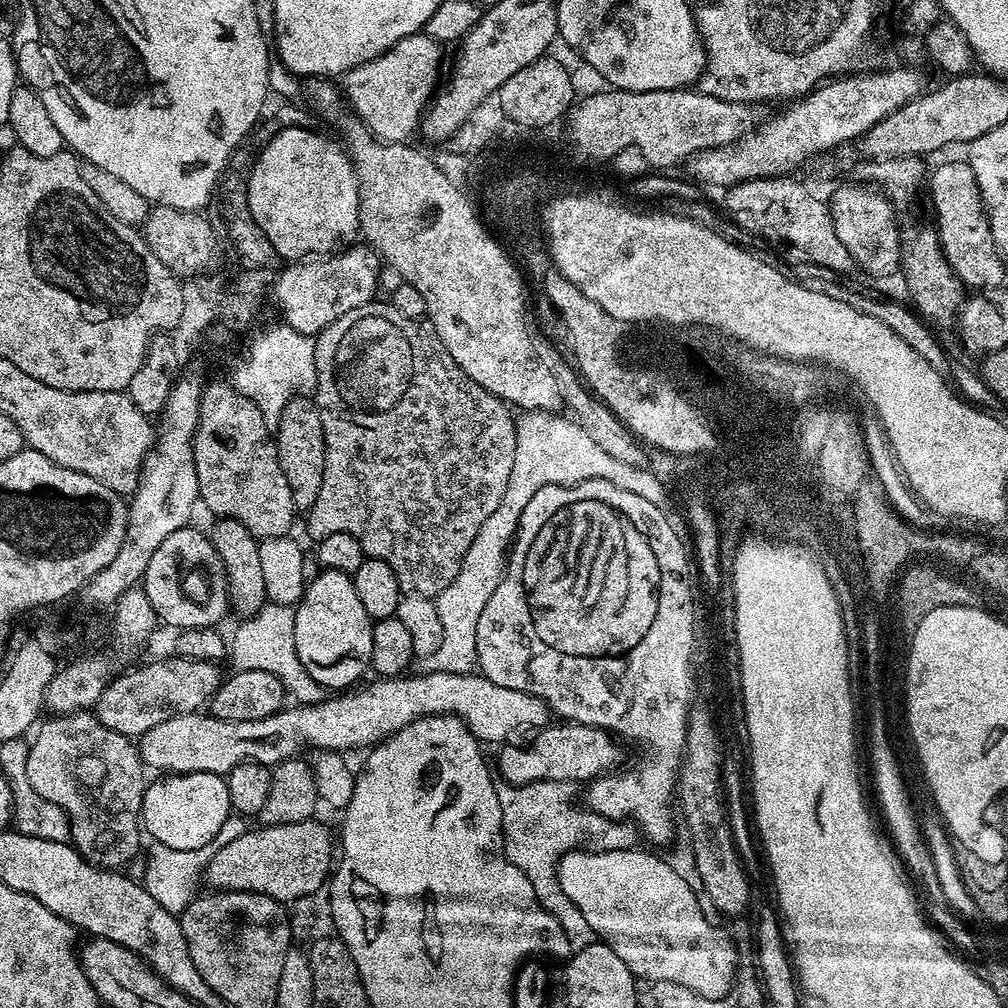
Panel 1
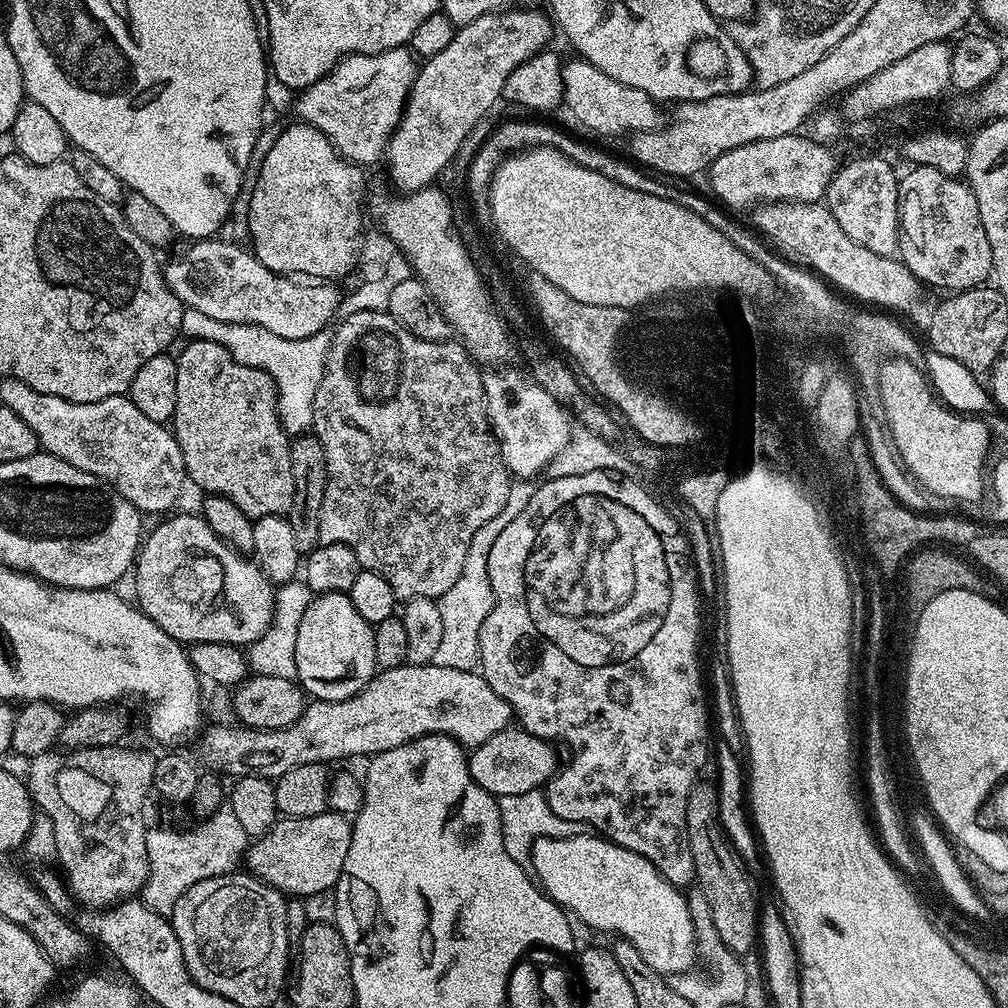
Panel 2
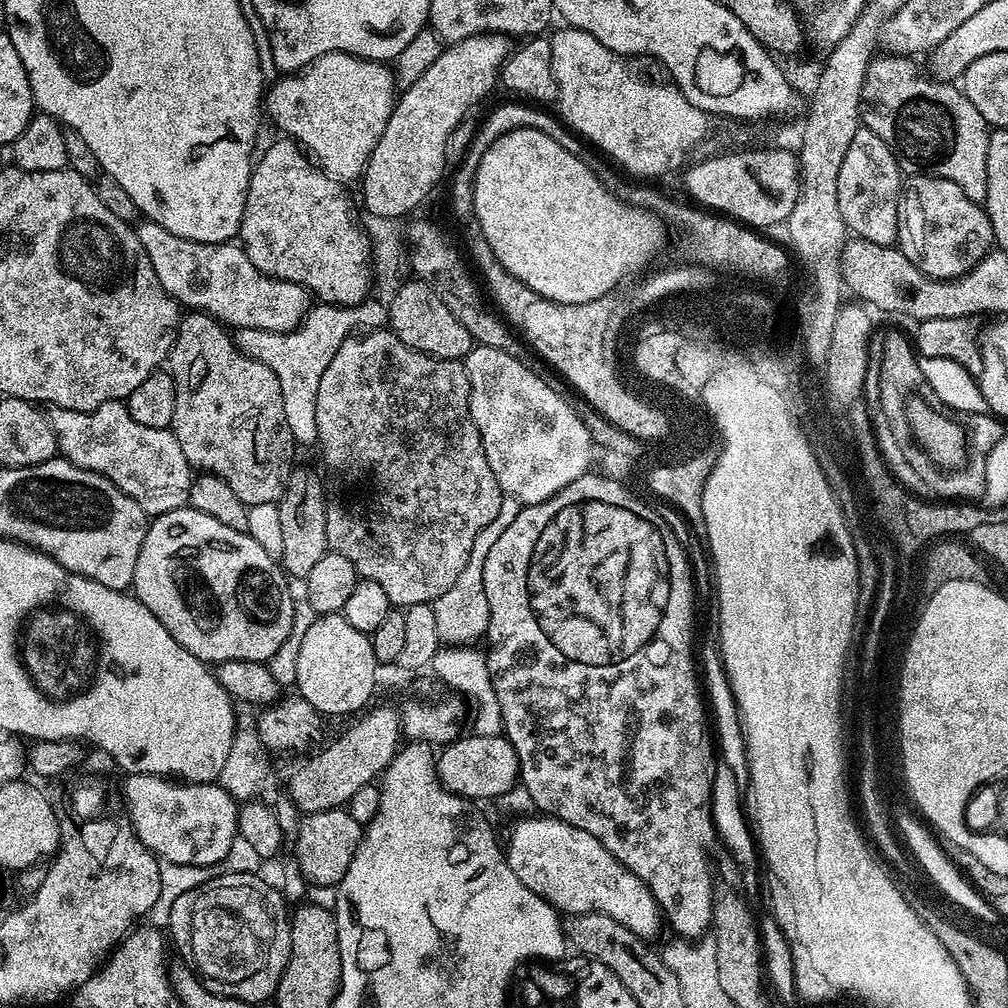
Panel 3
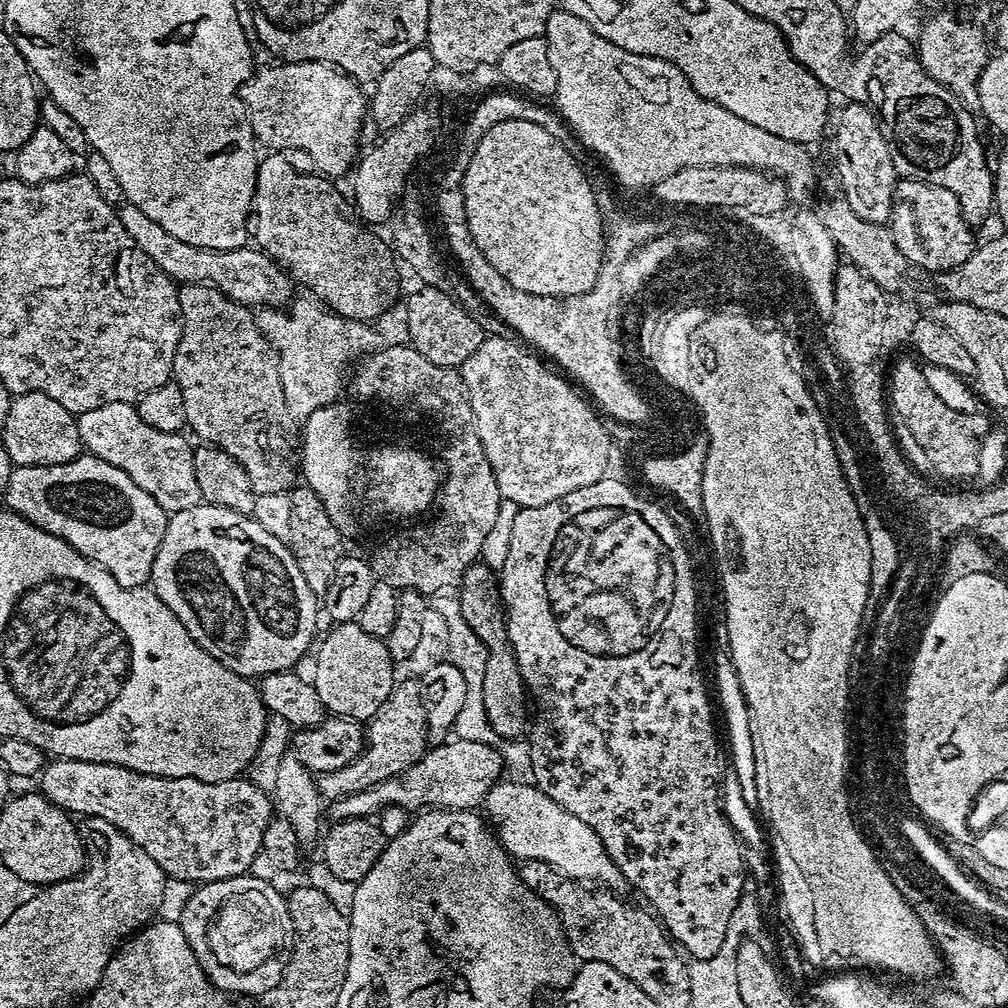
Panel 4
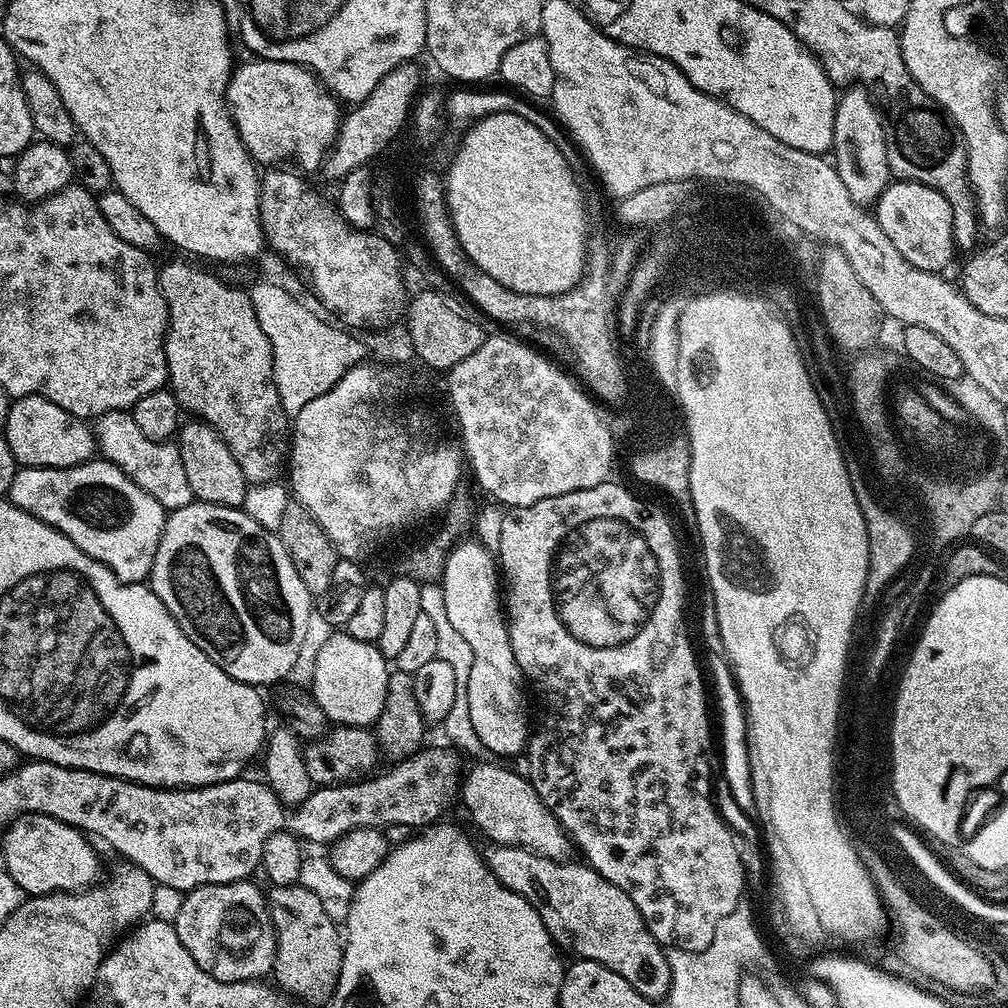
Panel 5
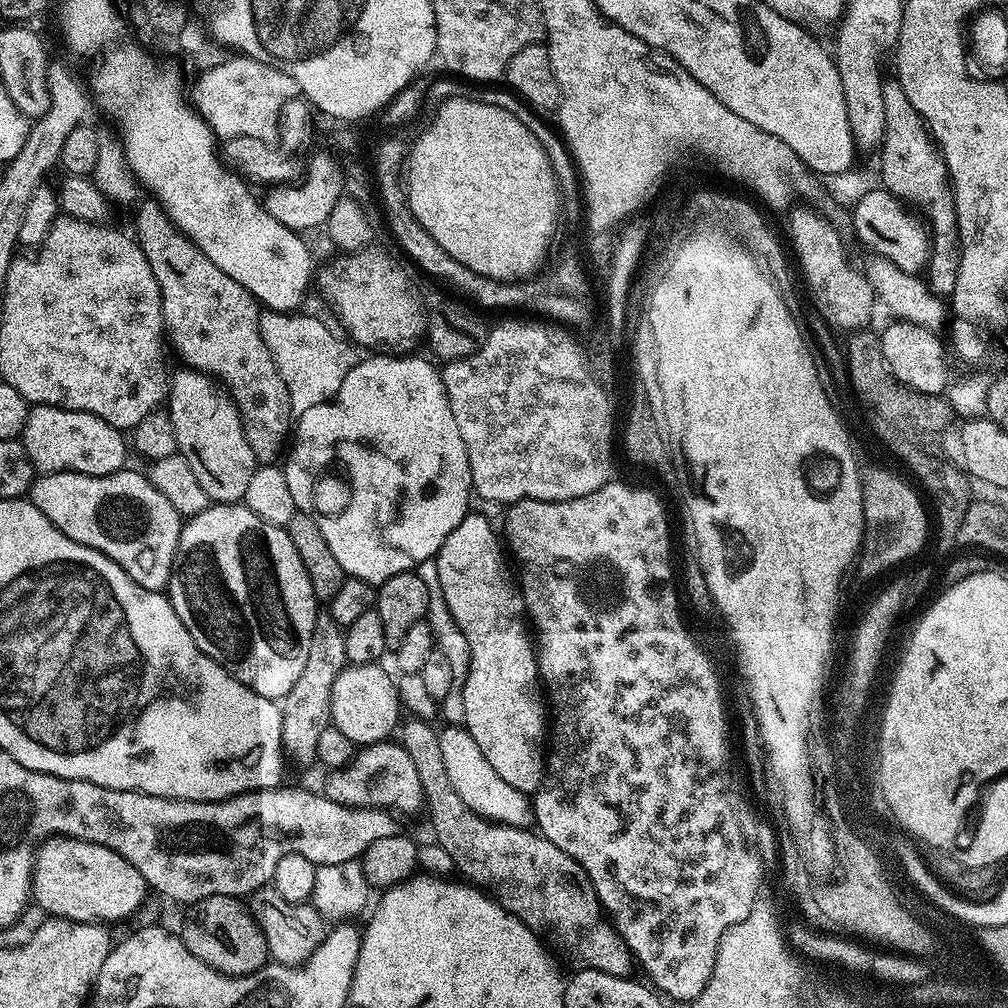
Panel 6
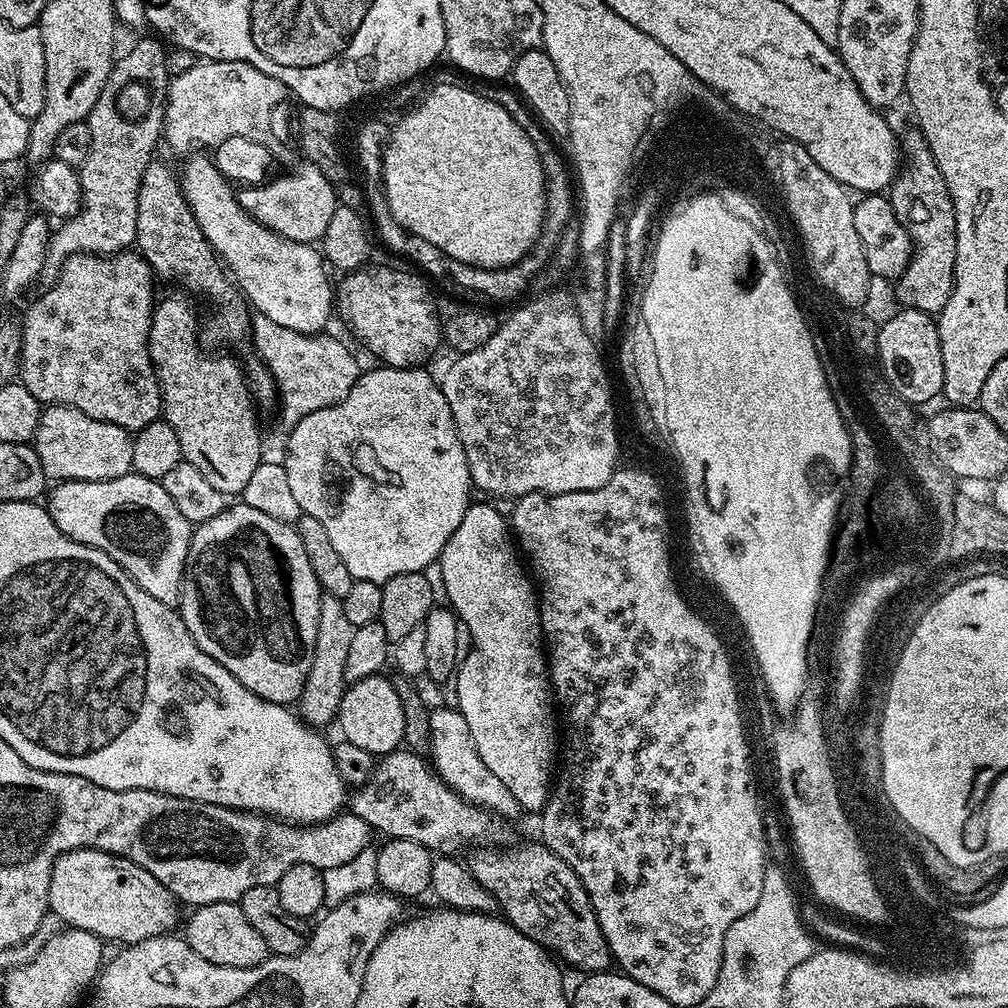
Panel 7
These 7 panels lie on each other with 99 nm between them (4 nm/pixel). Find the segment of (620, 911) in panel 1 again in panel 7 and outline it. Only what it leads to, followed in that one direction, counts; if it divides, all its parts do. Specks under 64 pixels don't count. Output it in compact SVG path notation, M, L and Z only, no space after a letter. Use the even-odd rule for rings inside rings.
M445 706L432 712L428 752L431 767L436 775L463 800L469 800L480 808L486 808L500 818L521 815L522 809L514 794L510 794L505 784L498 782L498 778L494 778L494 774L486 770L486 762L478 758L474 738L470 738L470 726L466 726L466 718L462 718L462 714L455 707Z

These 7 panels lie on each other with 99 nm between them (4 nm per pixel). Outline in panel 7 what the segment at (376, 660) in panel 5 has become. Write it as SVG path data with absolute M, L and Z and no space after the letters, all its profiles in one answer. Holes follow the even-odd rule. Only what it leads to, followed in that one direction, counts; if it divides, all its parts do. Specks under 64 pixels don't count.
M387 675L362 678L348 684L339 706L339 722L344 731L341 732L343 739L354 742L354 746L362 746L362 750L372 753L373 757L386 756L404 744L406 718L402 718L402 702Z

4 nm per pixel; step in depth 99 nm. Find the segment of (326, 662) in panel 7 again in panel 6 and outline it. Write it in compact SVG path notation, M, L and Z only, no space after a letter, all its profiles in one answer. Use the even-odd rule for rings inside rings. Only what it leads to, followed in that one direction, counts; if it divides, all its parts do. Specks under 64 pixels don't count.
M326 610L316 615L314 633L311 634L309 653L305 669L294 682L294 687L286 694L281 705L282 738L281 749L285 759L306 768L315 765L318 738L324 728L331 723L330 694L334 678L347 665L345 636L341 625L334 622Z

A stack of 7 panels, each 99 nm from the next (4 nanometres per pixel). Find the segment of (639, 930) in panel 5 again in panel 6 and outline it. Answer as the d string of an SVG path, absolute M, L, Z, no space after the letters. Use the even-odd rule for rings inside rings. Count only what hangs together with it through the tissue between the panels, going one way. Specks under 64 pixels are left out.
M405 719L398 728L398 743L410 754L414 770L418 770L435 843L450 854L455 871L460 871L459 875L473 885L487 889L507 912L515 912L531 932L539 934L561 957L564 955L576 964L572 966L631 977L633 954L606 915L584 867L539 831L494 824L470 810L458 798L454 786L450 786L450 778L446 778L440 734L432 726L426 720Z

